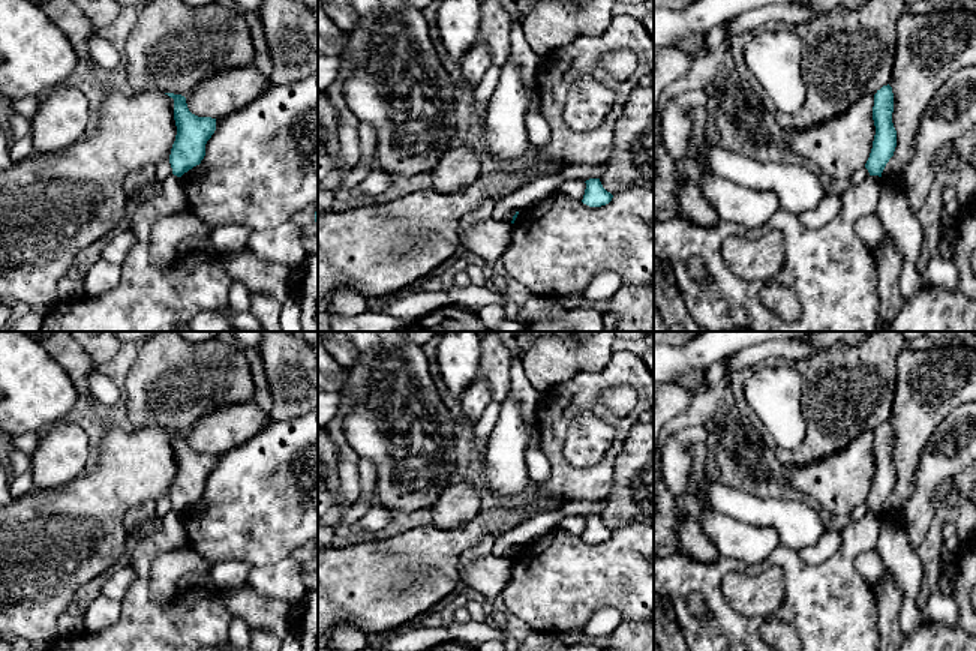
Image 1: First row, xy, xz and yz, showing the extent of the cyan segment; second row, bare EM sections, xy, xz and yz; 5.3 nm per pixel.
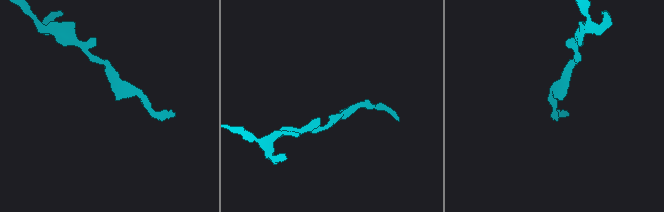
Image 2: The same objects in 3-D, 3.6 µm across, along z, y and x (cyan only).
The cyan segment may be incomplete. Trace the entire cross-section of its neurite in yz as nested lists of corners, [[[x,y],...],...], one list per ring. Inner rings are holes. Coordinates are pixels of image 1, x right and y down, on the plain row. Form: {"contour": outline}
{"contour": [[[883,422],[874,430],[873,456],[876,462],[876,471],[870,494],[865,500],[870,512],[882,513],[882,508],[894,492],[897,483],[897,466],[892,459],[894,448],[894,429],[892,423]]]}

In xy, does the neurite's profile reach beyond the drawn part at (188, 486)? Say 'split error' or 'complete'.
complete

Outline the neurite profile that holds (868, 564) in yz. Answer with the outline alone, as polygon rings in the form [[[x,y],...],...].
[[[876,549],[858,554],[855,570],[873,592],[876,592],[879,582],[886,574],[883,560]]]

